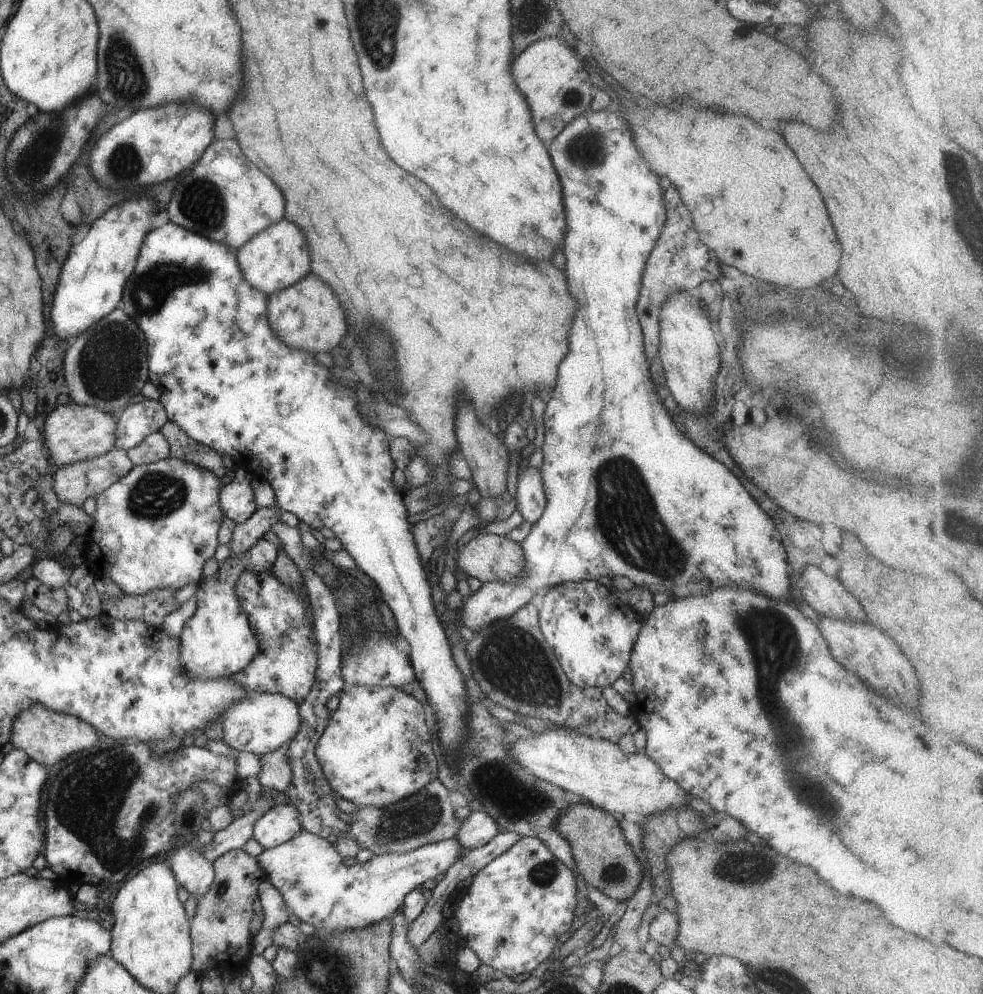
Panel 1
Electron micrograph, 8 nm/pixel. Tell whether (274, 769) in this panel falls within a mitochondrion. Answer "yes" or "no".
yes

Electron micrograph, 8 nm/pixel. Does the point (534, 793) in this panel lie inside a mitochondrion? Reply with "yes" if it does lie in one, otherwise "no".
yes

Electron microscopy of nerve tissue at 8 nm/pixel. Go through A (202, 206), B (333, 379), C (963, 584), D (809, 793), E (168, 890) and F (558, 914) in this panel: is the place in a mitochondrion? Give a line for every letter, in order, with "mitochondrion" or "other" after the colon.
A: mitochondrion
B: other
C: other
D: mitochondrion
E: other
F: other

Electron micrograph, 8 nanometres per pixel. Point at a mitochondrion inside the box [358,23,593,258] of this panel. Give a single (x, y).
(570, 98)

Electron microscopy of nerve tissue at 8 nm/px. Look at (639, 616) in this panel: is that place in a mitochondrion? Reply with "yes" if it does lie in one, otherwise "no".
no

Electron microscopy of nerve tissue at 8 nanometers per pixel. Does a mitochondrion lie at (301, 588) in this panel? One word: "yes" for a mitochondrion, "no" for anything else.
no

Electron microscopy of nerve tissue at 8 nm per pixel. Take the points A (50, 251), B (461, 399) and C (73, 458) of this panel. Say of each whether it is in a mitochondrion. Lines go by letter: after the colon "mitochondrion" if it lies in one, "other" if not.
A: other
B: other
C: other

